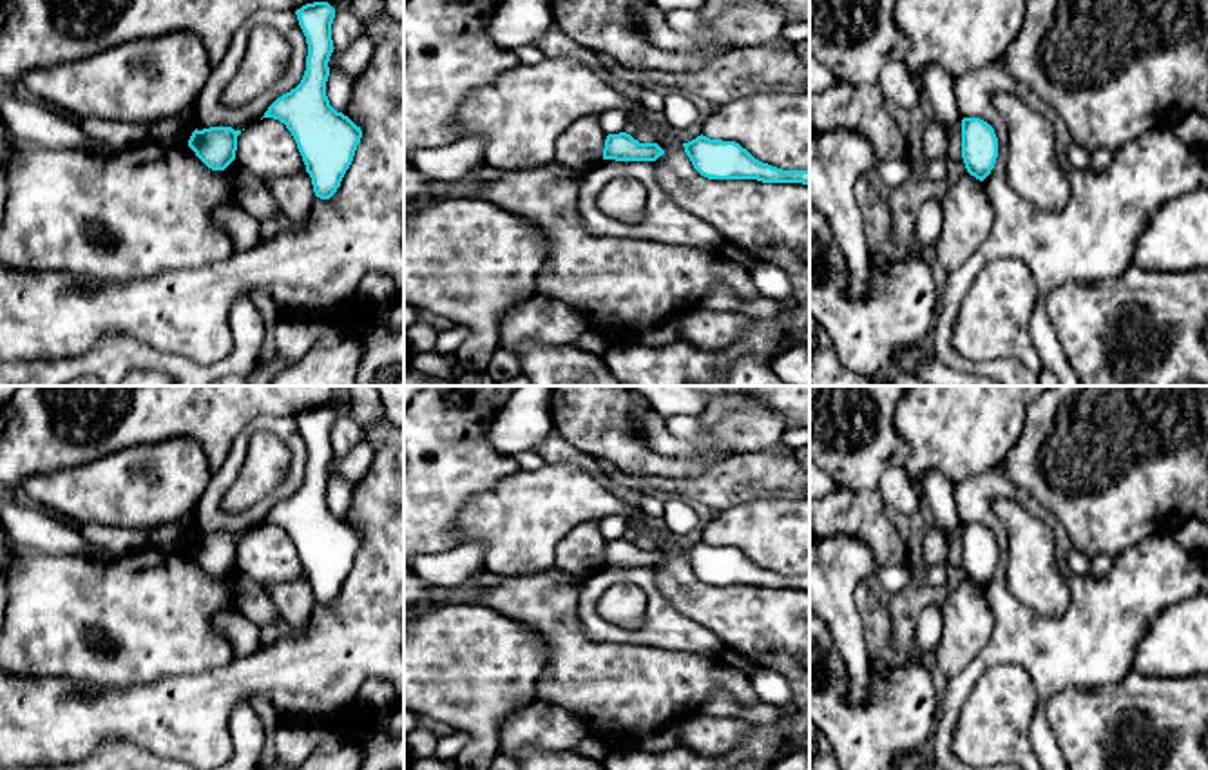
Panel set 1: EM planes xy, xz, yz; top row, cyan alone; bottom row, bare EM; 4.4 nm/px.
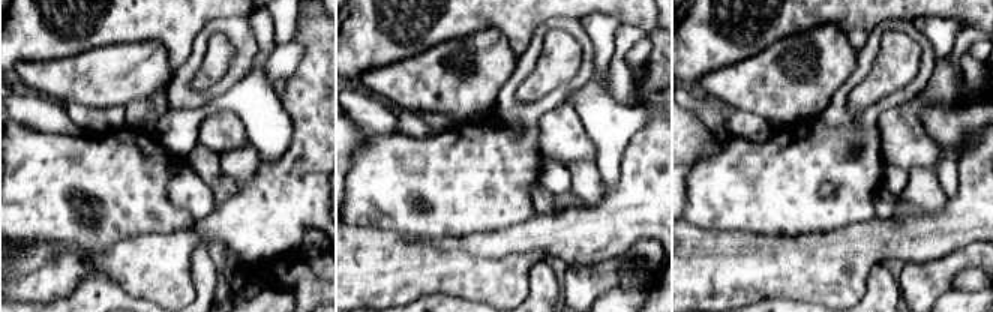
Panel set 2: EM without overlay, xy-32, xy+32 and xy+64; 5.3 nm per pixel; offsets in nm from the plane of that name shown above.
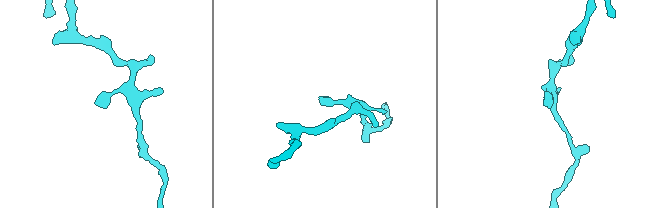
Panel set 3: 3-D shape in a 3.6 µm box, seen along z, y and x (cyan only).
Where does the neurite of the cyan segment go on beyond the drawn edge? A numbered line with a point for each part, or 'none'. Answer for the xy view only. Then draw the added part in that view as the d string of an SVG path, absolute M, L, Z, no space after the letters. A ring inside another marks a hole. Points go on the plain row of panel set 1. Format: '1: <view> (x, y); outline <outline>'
none

